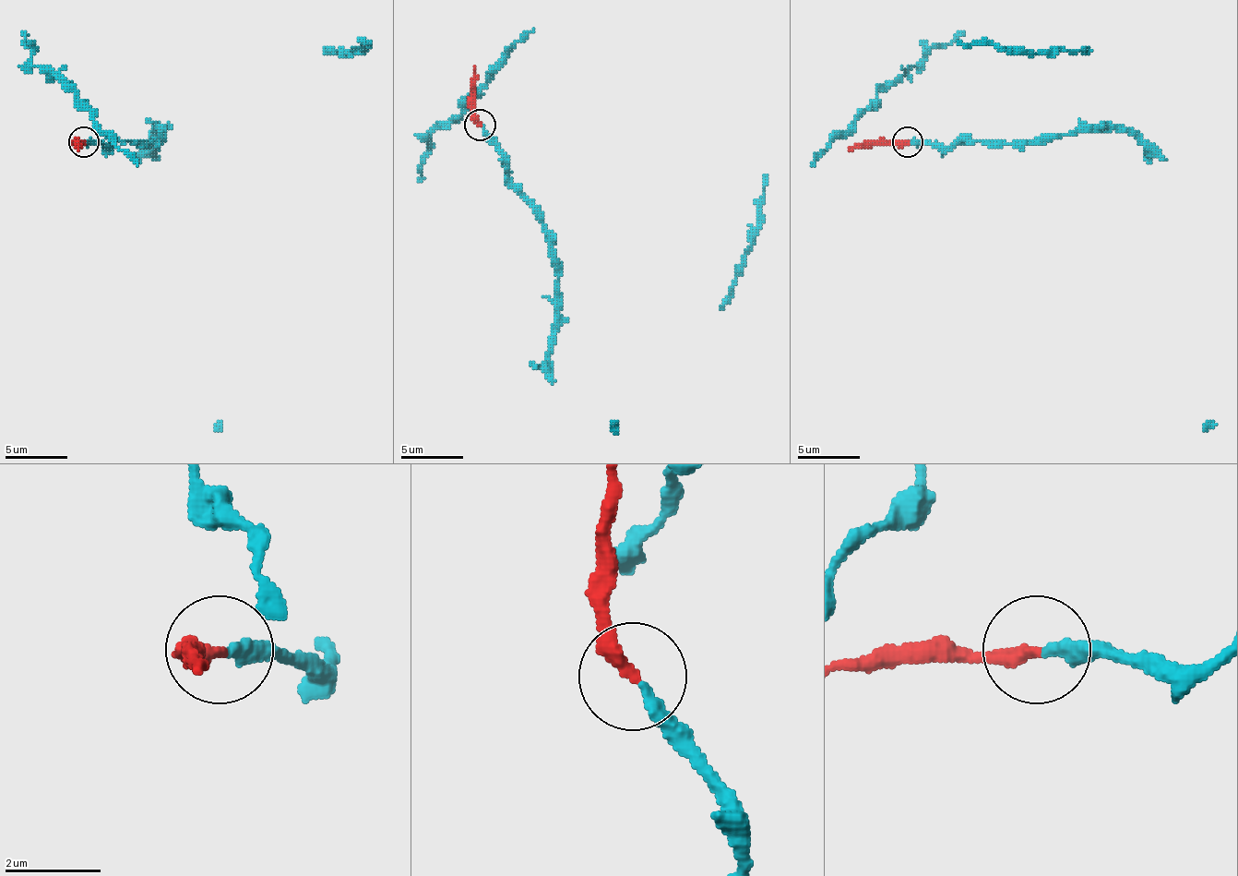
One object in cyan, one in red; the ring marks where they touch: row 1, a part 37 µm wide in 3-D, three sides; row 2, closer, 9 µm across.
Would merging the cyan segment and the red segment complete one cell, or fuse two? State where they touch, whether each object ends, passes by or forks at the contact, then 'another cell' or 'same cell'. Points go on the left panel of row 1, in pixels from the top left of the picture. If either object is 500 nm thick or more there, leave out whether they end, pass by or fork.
place (83, 141); cyan ends; red ends; same cell

